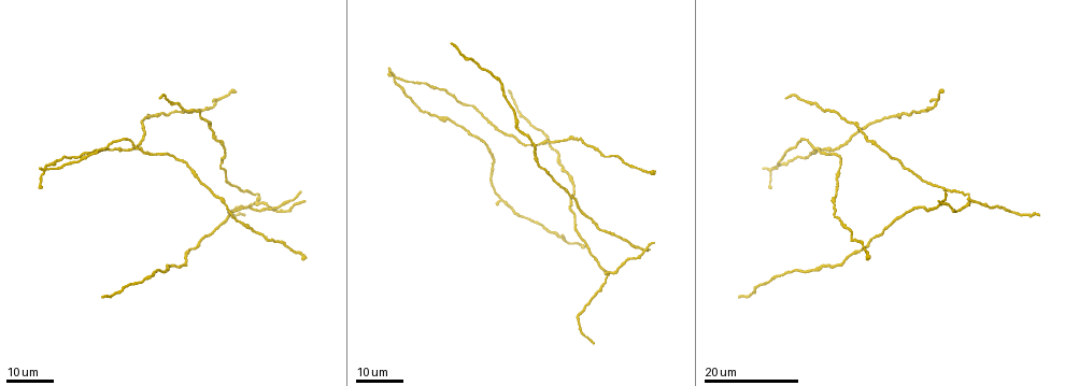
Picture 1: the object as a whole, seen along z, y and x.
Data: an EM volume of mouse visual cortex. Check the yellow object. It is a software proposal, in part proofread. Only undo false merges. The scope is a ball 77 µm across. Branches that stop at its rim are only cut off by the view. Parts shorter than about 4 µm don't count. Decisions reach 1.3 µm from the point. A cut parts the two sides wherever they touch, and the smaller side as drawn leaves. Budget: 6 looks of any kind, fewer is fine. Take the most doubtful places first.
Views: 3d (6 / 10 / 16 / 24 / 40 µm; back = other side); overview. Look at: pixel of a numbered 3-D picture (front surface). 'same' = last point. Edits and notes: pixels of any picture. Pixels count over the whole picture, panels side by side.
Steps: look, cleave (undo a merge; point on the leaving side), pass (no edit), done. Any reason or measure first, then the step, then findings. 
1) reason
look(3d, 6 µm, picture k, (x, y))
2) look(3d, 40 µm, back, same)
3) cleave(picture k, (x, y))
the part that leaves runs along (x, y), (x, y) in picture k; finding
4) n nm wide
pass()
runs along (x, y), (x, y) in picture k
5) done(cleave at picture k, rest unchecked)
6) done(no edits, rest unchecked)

four-way junction
look(3d, 24 µm, picture 1, (608, 277))

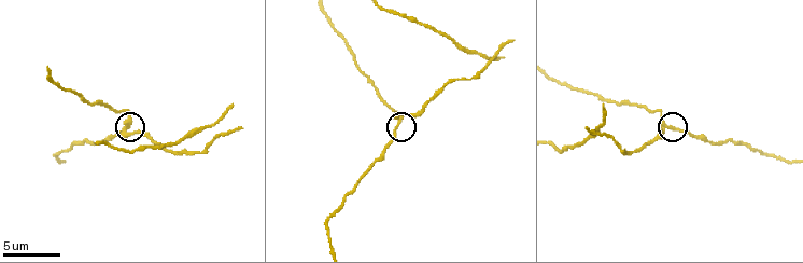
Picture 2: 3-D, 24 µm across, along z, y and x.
look(3d, 6 µm, picture 2, (128, 127))

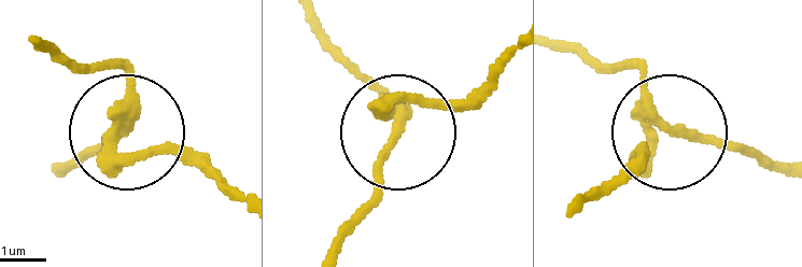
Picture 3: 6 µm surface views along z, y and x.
240 nm wide
cleave(picture 3, (179, 153))
the part that leaves runs along (117, 113), (129, 152), (199, 159), (234, 186) in picture 3; a second cell is stuck on

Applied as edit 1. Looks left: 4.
see it whole again
look(overview)

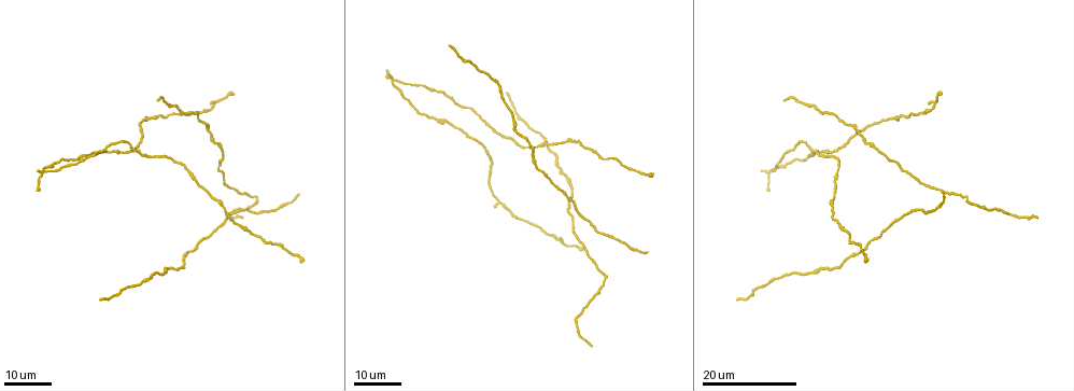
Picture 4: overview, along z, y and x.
two arms in line, one across
look(3d, 24 µm, picture 4, (891, 119))

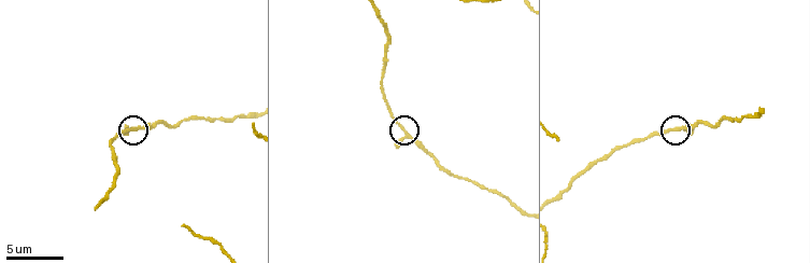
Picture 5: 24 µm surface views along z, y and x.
look(3d, 10 µm, picture 5, (405, 132))

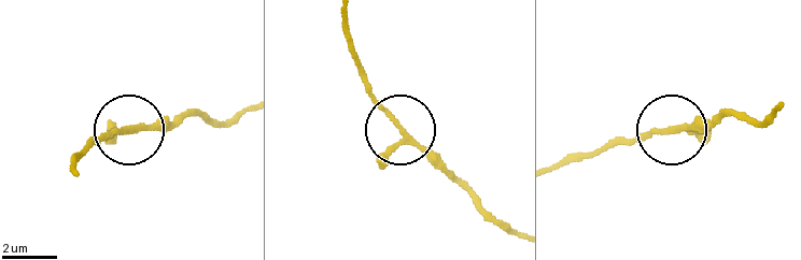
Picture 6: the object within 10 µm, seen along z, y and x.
3 arms
pass()
all the same cell

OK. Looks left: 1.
look(3d, 10 µm, picture 5, (219, 244))

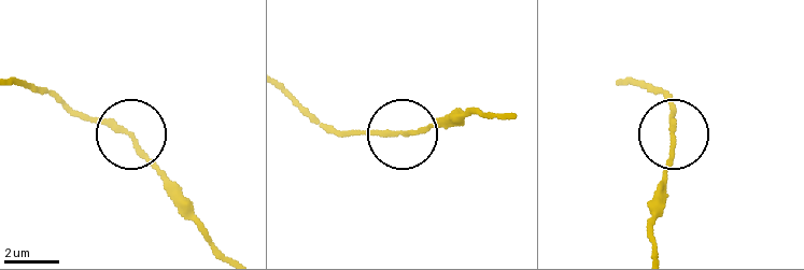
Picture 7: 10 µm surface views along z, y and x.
pass()
all the same cell

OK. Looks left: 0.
done(cleave at picture 3, rest unchecked)

